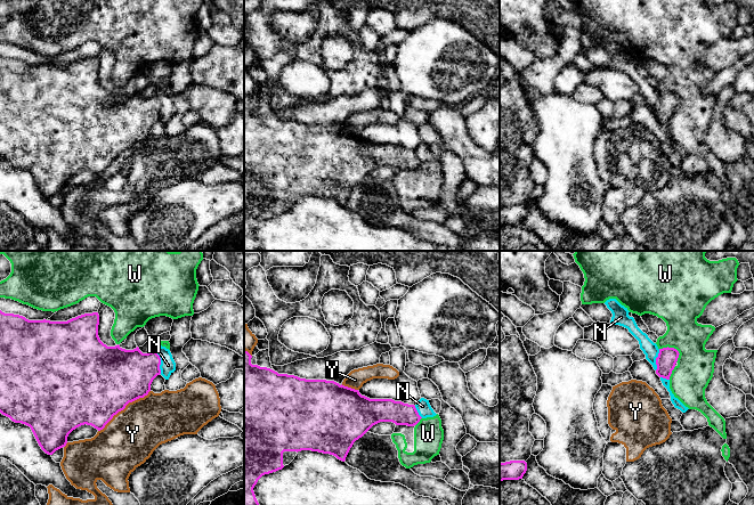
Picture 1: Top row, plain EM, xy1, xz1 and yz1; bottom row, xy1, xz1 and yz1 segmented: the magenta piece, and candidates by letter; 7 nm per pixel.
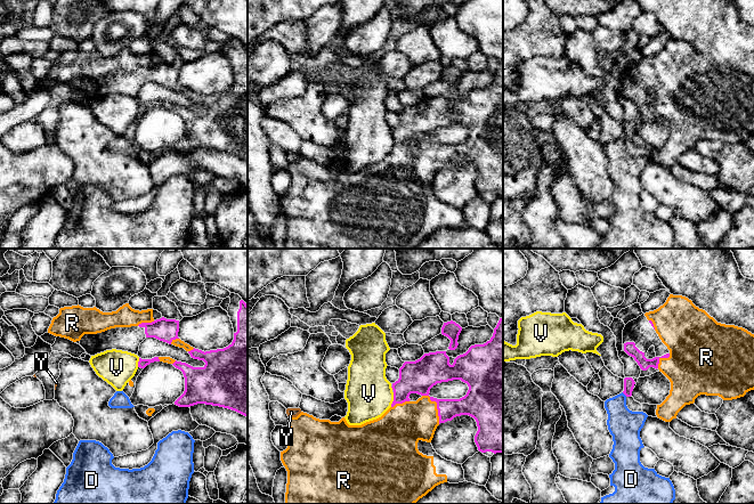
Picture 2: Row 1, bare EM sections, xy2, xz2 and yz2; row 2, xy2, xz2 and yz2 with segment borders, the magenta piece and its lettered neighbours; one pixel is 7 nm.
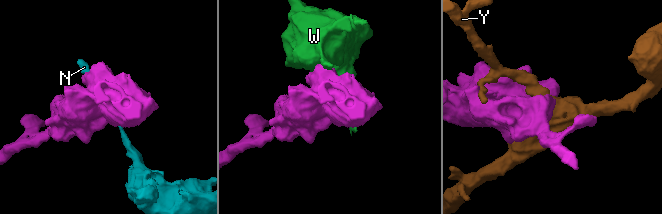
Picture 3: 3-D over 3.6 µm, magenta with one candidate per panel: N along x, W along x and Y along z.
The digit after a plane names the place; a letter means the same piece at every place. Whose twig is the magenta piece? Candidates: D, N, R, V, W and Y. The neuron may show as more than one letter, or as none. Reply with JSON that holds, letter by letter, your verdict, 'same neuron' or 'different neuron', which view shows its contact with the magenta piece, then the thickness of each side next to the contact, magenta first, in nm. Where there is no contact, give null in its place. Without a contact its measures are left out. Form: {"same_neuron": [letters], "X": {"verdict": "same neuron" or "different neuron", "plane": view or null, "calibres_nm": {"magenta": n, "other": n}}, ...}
{"same_neuron": ["R"], "D": {"verdict": "different neuron", "plane": "yz2", "calibres_nm": {"magenta": 80, "other": 220}}, "N": {"verdict": "different neuron", "plane": "xy1", "calibres_nm": {"magenta": 360, "other": 110}}, "R": {"verdict": "same neuron", "plane": "xz2", "calibres_nm": {"magenta": 240, "other": 300}}, "V": {"verdict": "different neuron", "plane": "xz2", "calibres_nm": {"magenta": 240, "other": 320}}, "W": {"verdict": "different neuron", "plane": "yz1", "calibres_nm": {"magenta": 140, "other": 260}}, "Y": {"verdict": "different neuron", "plane": "xy1", "calibres_nm": {"magenta": 500, "other": 380}}}

